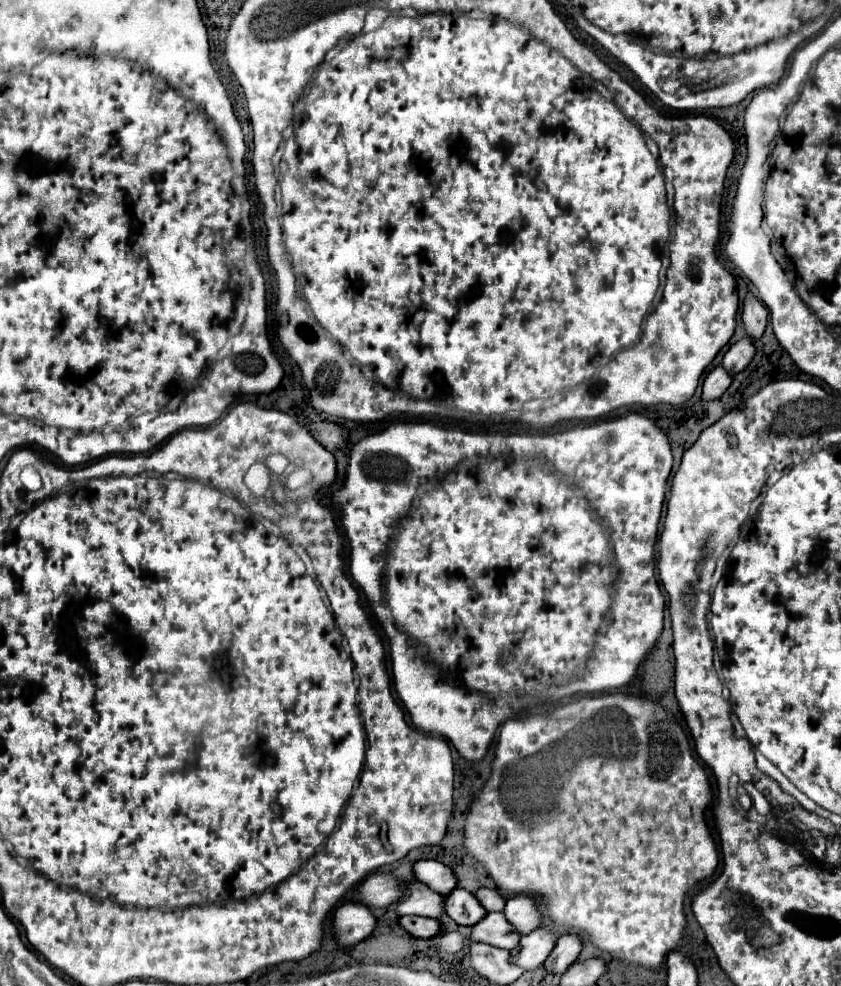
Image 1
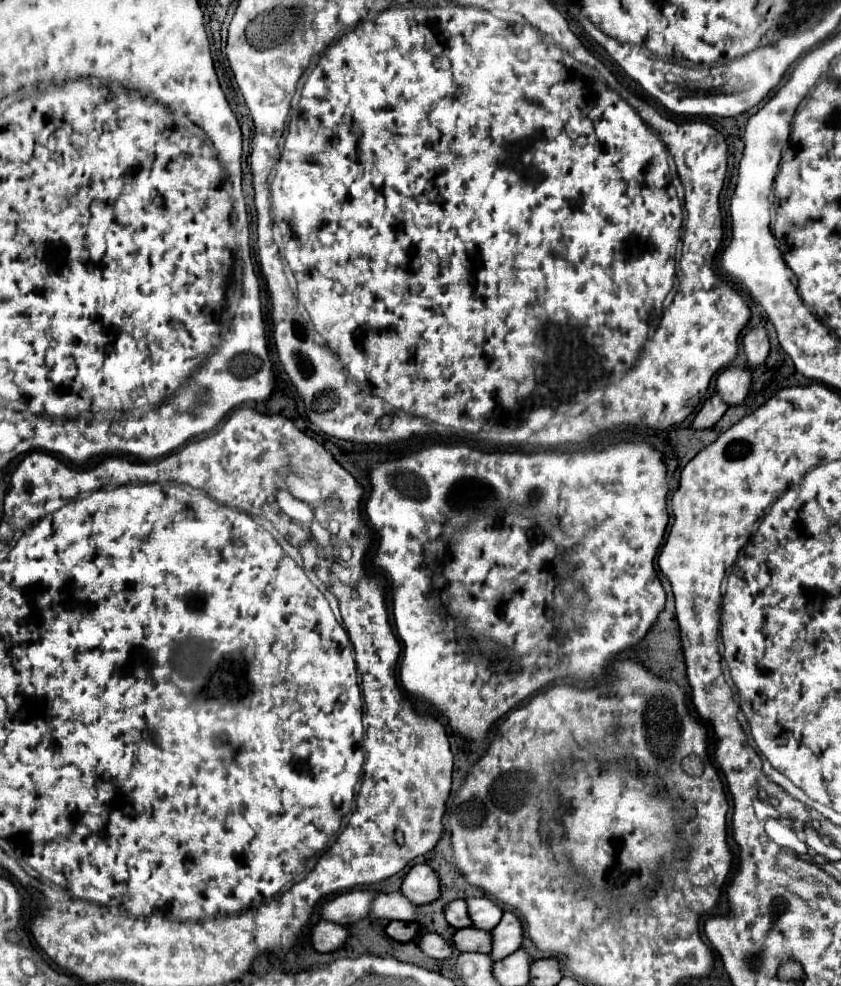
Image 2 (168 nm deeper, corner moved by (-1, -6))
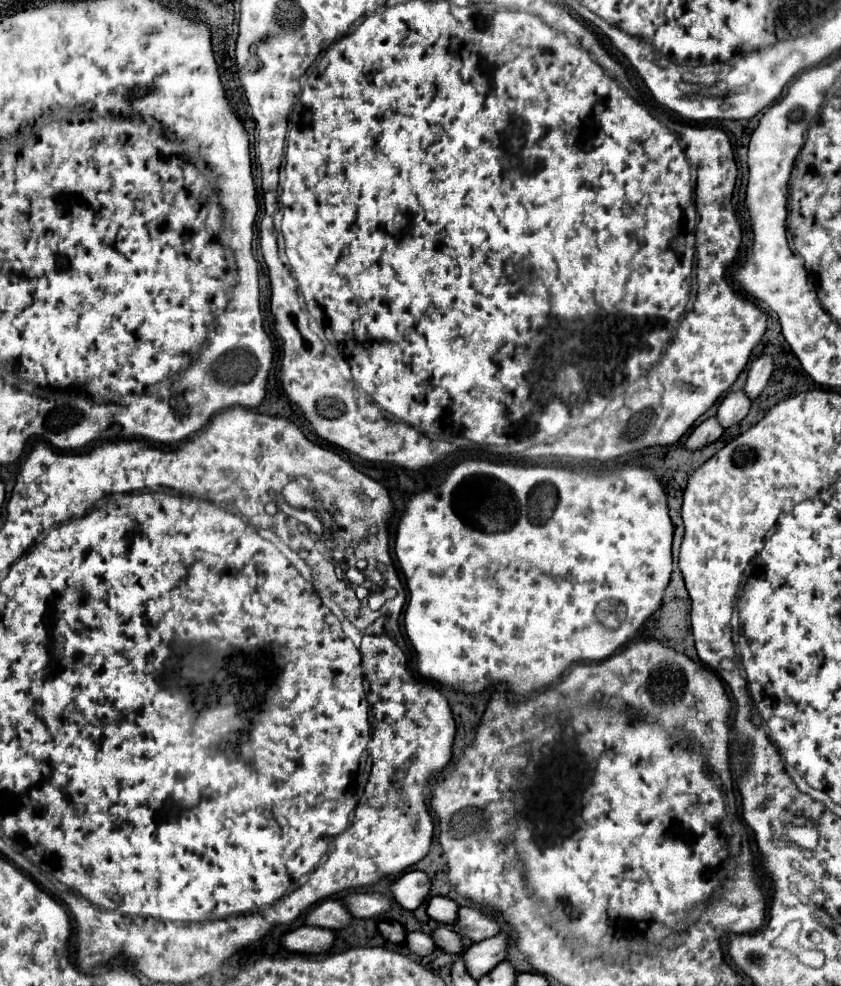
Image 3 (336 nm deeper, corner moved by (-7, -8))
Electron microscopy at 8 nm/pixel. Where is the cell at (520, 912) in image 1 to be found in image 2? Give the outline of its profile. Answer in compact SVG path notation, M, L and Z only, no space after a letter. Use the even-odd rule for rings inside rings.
M506 910L500 924L492 930L492 934L494 934L494 948L490 956L494 960L506 958L508 954L516 952L522 944L522 924L514 912Z

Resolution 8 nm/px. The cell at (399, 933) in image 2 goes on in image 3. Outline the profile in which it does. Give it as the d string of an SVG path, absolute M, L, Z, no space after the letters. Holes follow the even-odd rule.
M380 920L378 922L378 932L392 944L402 944L404 936L406 936L404 926L396 920Z

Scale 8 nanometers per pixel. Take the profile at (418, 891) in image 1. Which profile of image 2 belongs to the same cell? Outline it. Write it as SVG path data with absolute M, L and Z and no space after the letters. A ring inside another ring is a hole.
M400 890L398 892L378 892L370 918L386 918L386 920L402 920L402 922L416 922L420 918L418 906L412 904Z

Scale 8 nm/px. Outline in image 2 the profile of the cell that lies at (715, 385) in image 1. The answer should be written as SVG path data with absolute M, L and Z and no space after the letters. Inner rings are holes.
M712 394L710 400L698 410L694 416L694 428L708 428L720 420L720 416L726 412L726 402L720 398L720 394Z

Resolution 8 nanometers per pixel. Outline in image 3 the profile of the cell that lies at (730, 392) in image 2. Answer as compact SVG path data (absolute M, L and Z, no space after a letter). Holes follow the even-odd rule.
M742 390L726 394L726 398L722 400L722 404L718 408L718 414L716 414L716 418L720 420L720 426L730 428L730 426L738 424L742 418L746 418L746 414L750 410L750 404L752 404L750 398Z

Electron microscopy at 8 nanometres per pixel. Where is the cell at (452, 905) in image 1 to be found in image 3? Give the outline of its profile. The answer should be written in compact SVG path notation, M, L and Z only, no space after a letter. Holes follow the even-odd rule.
M434 896L428 900L428 916L440 924L452 926L456 922L456 912L458 904L446 896Z

